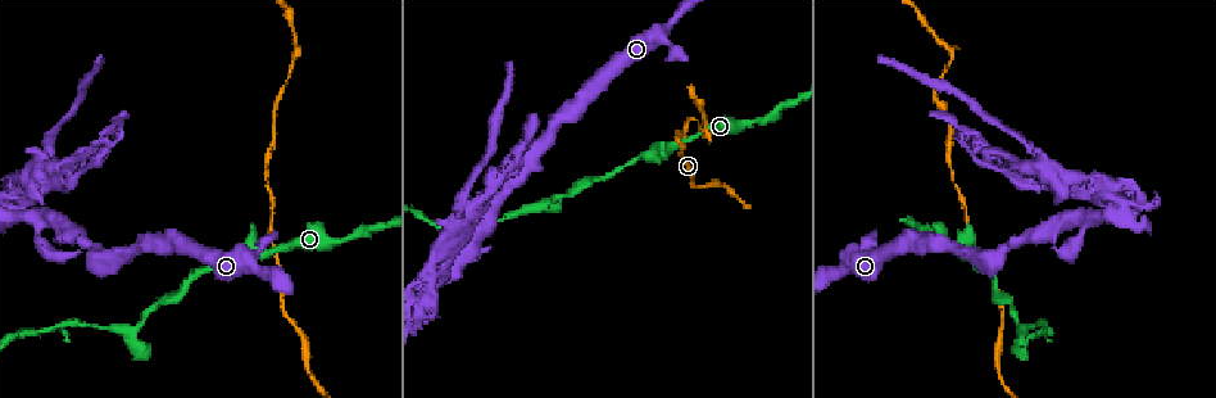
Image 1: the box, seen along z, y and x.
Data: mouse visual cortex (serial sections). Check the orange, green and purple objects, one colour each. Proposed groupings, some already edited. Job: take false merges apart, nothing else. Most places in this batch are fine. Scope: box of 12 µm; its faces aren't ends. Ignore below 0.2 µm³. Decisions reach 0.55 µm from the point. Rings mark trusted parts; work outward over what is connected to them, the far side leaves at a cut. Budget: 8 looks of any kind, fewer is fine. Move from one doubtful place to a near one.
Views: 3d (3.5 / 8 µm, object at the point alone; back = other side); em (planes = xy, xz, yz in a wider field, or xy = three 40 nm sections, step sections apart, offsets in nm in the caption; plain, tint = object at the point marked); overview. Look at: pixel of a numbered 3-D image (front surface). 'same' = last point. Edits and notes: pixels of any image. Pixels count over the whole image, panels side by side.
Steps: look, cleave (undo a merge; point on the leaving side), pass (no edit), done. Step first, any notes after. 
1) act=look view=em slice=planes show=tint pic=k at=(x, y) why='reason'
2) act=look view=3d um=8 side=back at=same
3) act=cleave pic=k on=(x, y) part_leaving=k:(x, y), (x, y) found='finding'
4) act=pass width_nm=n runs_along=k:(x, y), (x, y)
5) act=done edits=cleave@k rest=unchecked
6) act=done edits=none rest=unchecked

act=look view=3d um=3.5 side=back pic=1 at=(677, 136) why='narrows sharply'

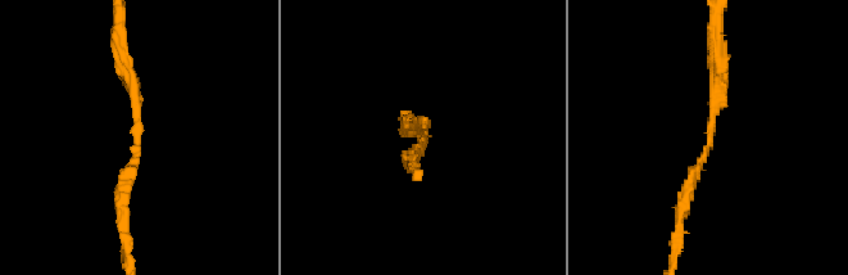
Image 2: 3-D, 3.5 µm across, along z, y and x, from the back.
act=look view=em slice=xy step=5 show=tint pic=2 at=(708, 144)

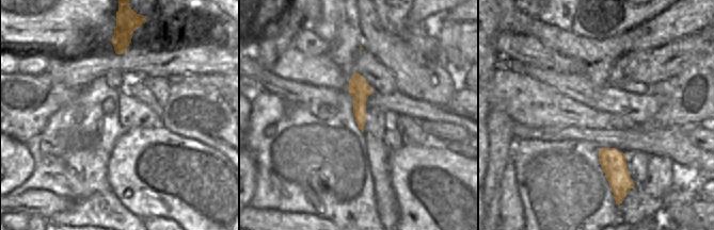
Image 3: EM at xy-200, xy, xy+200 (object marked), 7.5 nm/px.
act=look view=em slice=xy step=2 show=tint at=same

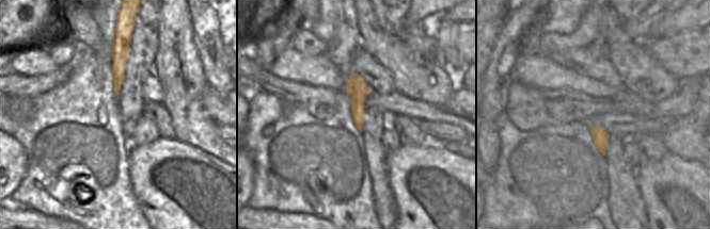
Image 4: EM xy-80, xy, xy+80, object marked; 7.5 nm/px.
act=pass runs_along=2:(678, 221), (708, 147), (717, 59) found='one cell here'

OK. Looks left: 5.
act=look view=3d um=8 pic=1 at=(16, 218) why='a fork'

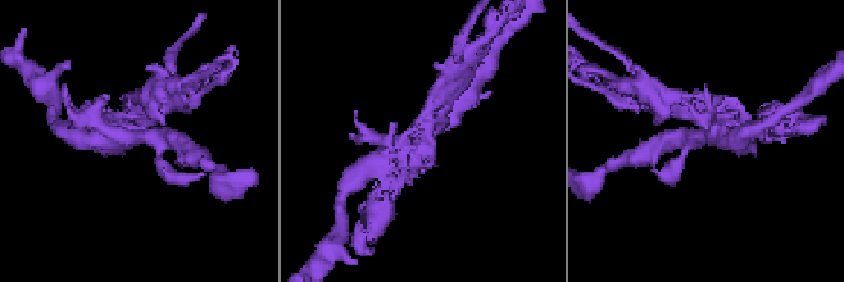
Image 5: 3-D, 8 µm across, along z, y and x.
act=look view=3d um=3.5 pic=5 at=(135, 139) why='zoom in'

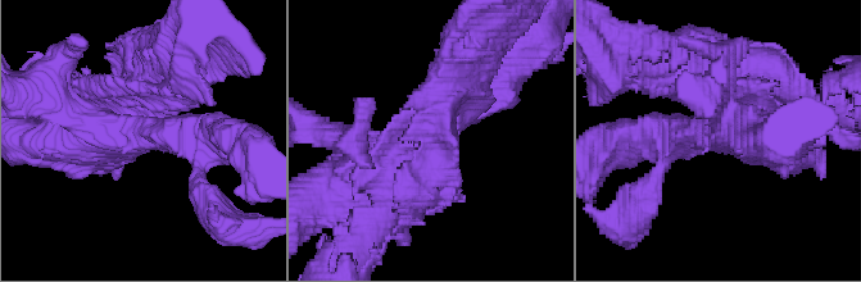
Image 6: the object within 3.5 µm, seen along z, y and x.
act=look view=em slice=xy step=1 show=tint pic=6 at=(143, 135) why='shape alone is not enough'

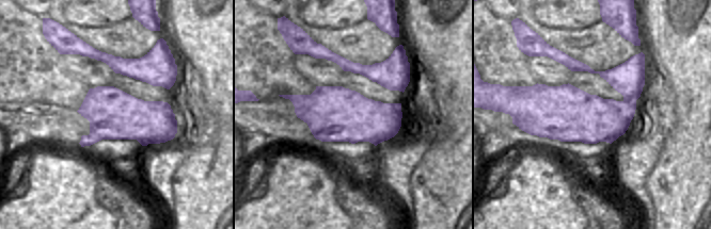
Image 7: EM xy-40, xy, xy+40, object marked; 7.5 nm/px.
act=cleave pic=6 on=(403, 112) part_leaving=6:(157, 114), (153, 36), (149, 36) found='two cells meet here'

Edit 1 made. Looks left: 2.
act=done edits=cleave@6 rest=unchecked

